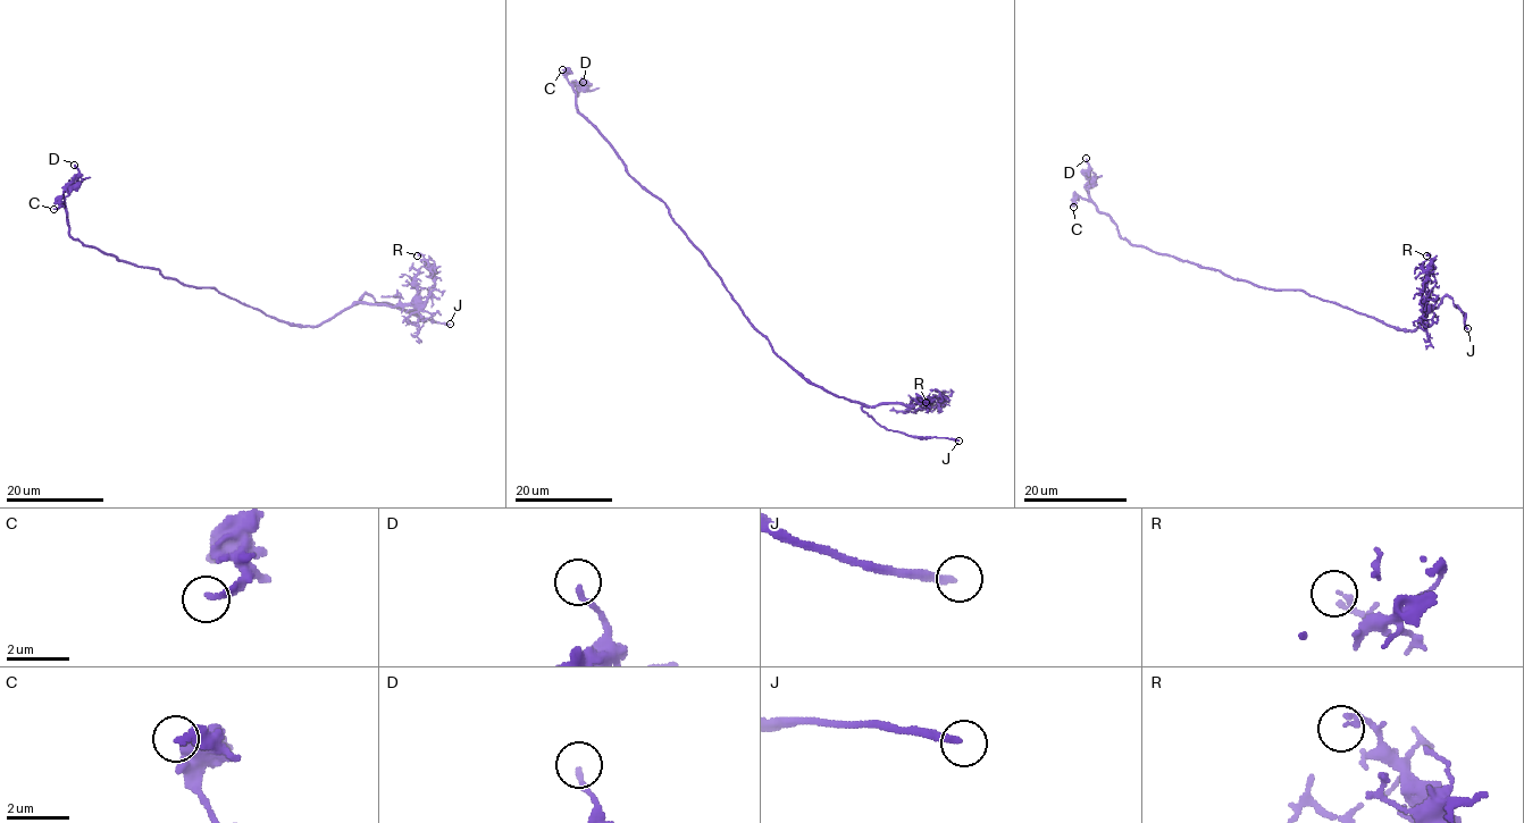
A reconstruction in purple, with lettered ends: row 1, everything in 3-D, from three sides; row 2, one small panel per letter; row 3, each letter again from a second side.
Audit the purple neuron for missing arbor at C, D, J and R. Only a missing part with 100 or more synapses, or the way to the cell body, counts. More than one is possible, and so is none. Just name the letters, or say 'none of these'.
J

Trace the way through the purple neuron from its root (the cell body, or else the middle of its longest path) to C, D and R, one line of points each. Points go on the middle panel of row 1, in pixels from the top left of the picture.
C: (726, 288), (668, 207), (627, 171), (612, 145), (578, 112), (567, 69), (562, 69)
D: (726, 288), (668, 207), (627, 171), (612, 145), (578, 112), (574, 85), (587, 84), (583, 82)
R: (726, 288), (772, 350), (812, 383), (870, 406), (926, 404), (935, 397), (943, 399), (936, 405), (926, 402)

